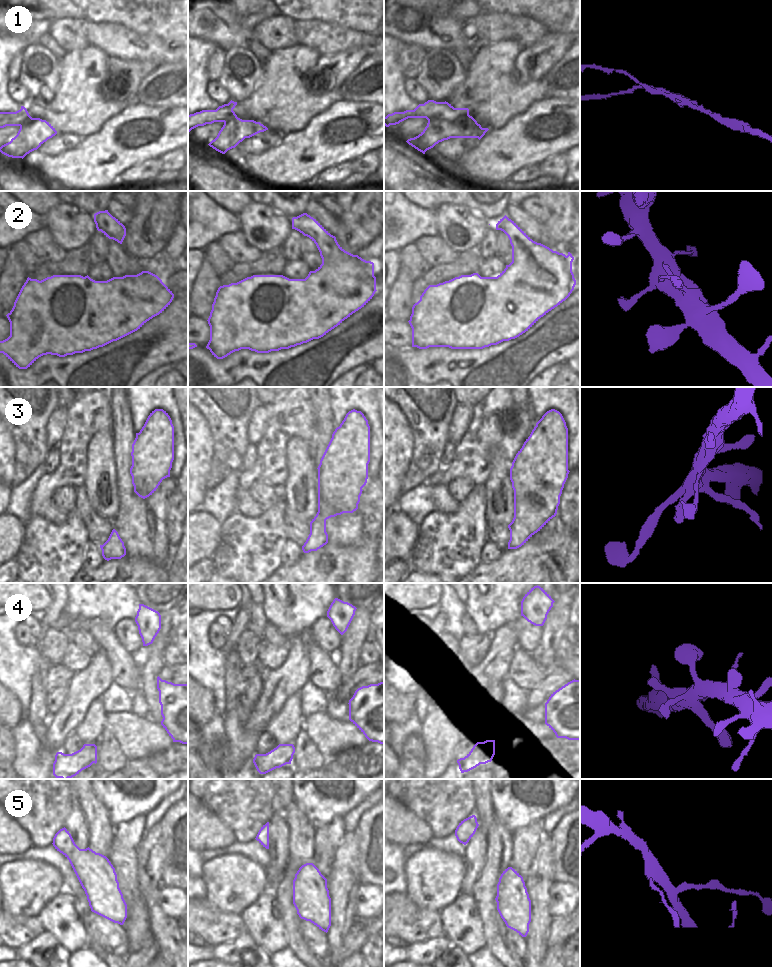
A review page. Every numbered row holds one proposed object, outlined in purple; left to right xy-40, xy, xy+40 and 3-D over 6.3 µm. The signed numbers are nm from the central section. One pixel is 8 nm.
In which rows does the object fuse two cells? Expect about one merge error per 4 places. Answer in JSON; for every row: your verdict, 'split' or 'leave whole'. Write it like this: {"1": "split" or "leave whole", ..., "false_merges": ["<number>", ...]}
{"1": "split", "2": "leave whole", "3": "leave whole", "4": "split", "5": "leave whole", "false_merges": ["1", "4"]}

